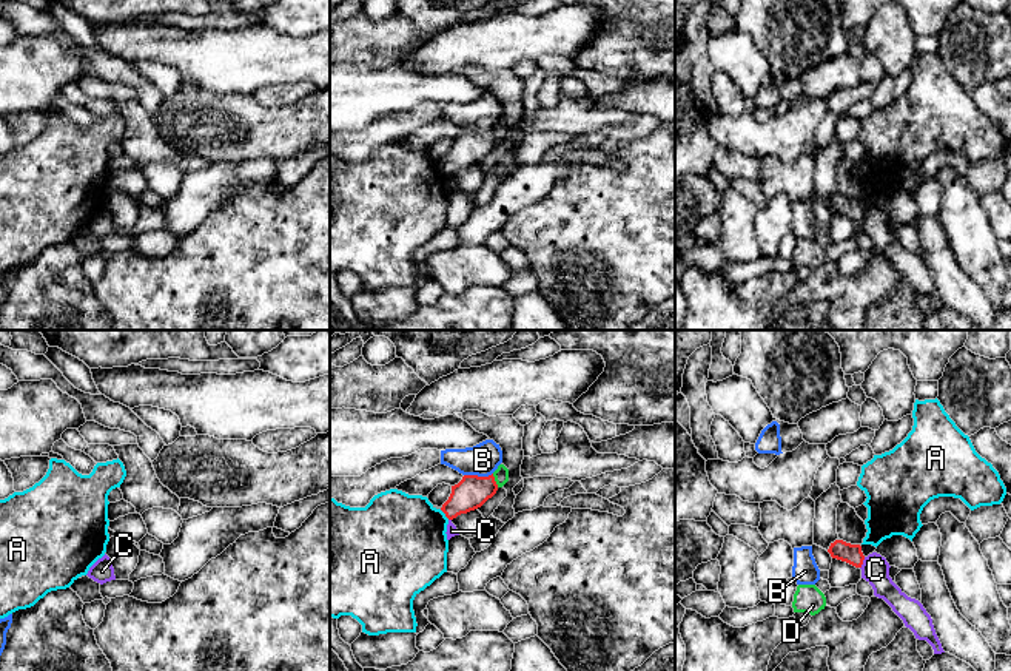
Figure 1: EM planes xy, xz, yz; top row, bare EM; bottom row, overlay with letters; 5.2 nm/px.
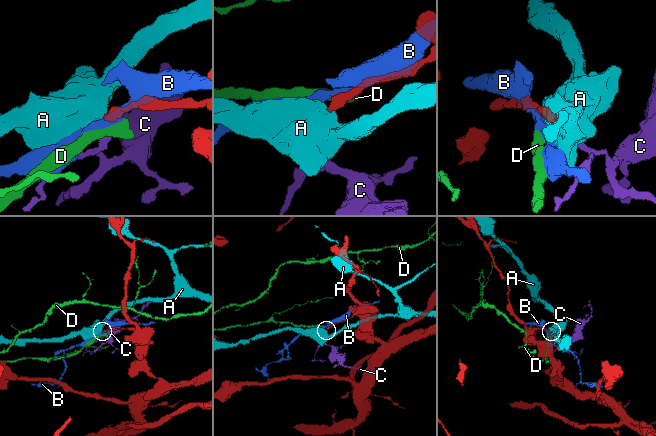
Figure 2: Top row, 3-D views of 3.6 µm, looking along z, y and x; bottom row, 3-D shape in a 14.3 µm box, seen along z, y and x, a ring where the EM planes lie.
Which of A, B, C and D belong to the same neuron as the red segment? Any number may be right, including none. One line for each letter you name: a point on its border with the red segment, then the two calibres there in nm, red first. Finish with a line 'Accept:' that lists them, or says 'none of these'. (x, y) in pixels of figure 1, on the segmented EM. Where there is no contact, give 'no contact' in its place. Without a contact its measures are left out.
Accept: none of these

